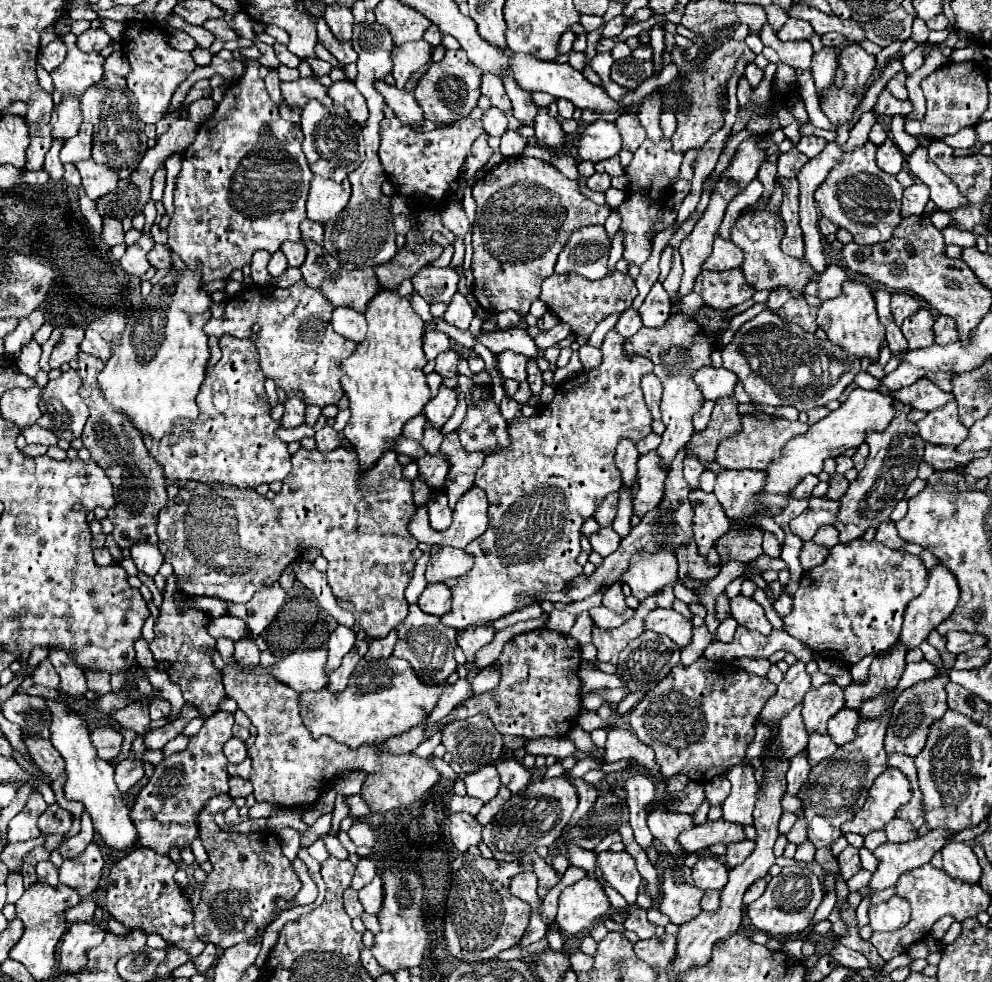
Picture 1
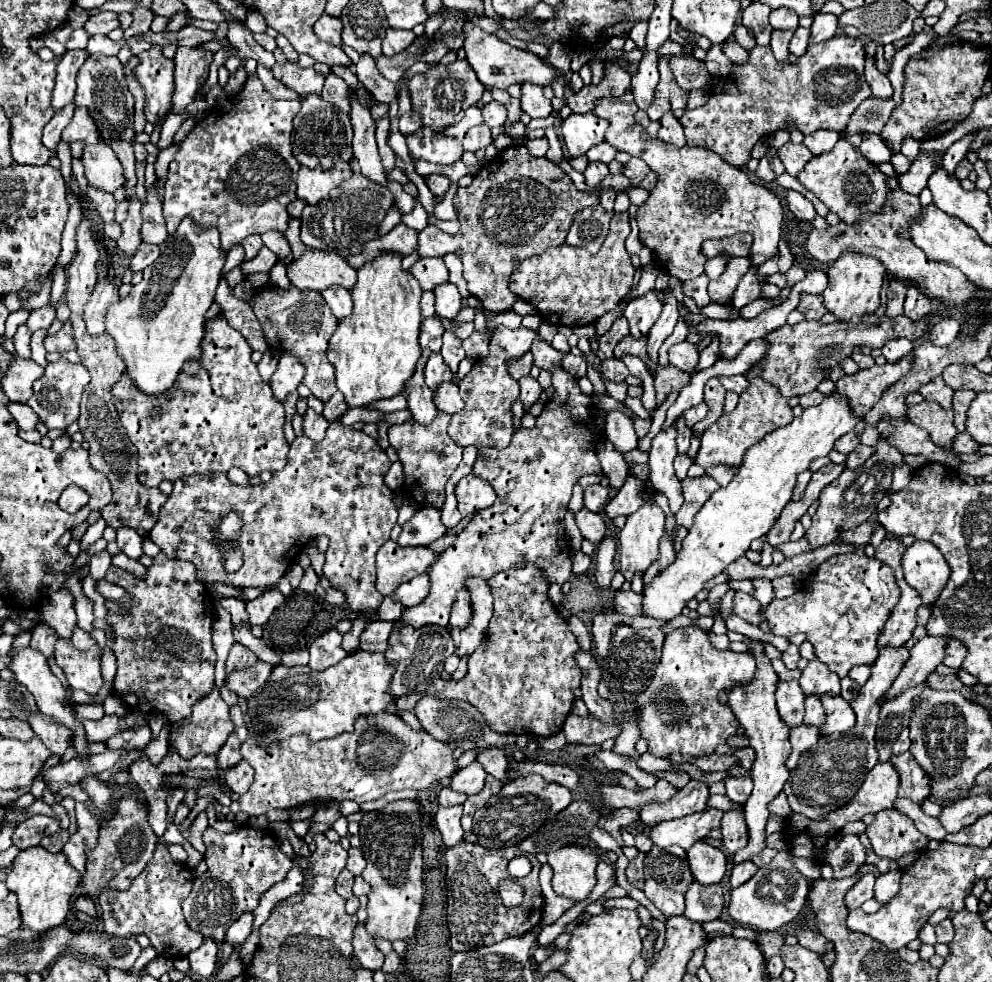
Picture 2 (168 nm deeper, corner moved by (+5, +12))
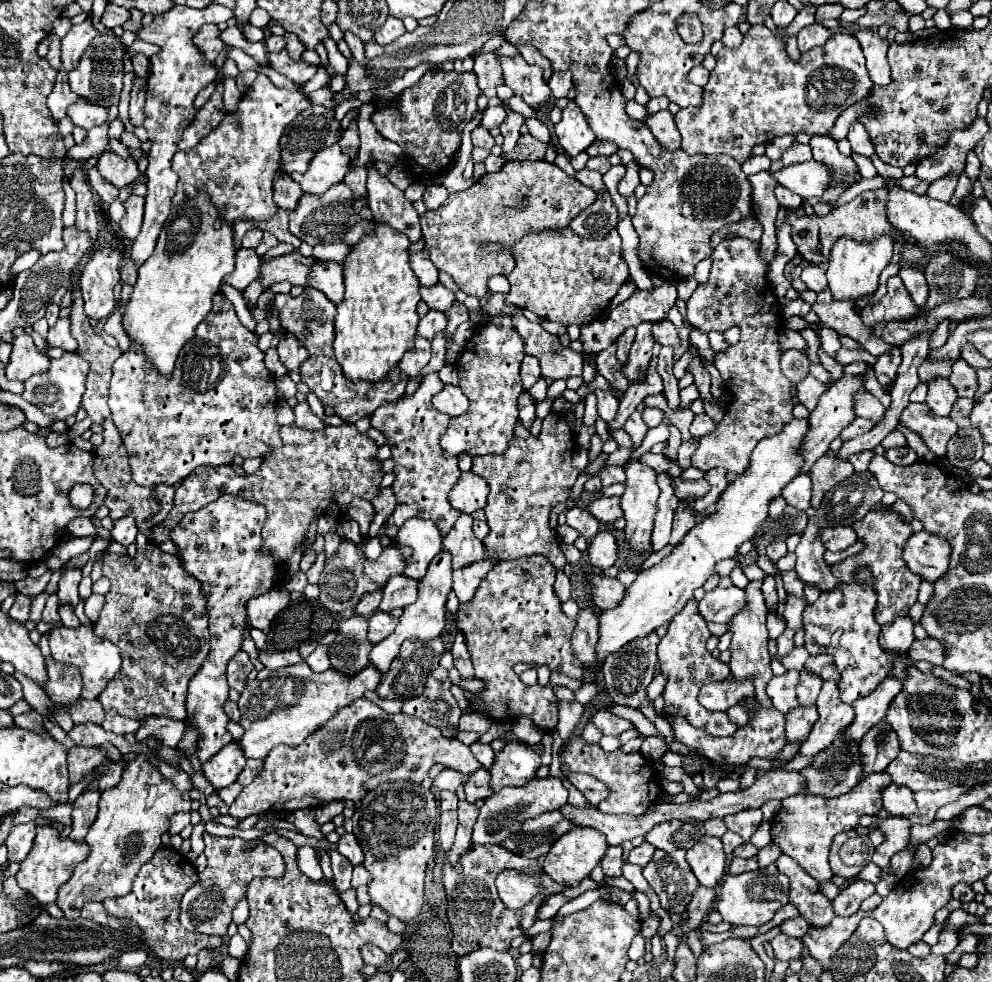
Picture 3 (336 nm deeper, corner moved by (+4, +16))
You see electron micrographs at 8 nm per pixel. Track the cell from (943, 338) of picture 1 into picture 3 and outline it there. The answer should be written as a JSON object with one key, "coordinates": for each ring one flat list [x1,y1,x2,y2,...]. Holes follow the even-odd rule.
{"coordinates":[[943,320,943,322,935,328,935,332,931,334,929,346,931,346,931,348,939,348,941,344,945,344,947,336,949,336,949,320]]}

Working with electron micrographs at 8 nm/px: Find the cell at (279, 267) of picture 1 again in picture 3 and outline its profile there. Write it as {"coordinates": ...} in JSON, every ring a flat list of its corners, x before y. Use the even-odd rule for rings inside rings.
{"coordinates":[[241,248,235,256,235,270,225,276,223,280,227,284,231,284,233,288,237,288,239,292,243,292,257,276,259,276,259,268,261,268,261,258,257,256,255,250,245,250]]}

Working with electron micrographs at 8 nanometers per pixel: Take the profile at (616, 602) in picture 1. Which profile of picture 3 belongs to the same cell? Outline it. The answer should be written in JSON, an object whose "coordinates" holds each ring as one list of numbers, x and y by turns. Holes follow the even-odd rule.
{"coordinates":[[601,530,589,544,587,548,587,554,589,554,589,560,593,566,605,570,605,568,611,568,617,560,617,544,615,544,615,538,609,530]]}

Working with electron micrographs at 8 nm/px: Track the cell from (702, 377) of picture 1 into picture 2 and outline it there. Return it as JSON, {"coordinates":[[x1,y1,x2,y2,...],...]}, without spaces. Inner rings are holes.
{"coordinates":[[680,342,680,344,674,344,670,348,670,364,692,374,692,370,696,368,698,364,698,350,696,350,696,344,690,344,690,342]]}

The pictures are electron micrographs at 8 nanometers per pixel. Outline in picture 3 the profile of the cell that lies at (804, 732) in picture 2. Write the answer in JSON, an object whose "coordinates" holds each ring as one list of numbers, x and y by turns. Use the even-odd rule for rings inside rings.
{"coordinates":[[795,708,785,716,787,720,787,742,803,744,809,738,813,724,817,722,817,708]]}

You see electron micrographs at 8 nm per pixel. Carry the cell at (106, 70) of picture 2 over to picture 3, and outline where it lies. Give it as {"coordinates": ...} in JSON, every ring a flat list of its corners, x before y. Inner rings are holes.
{"coordinates":[[97,36,91,46,85,50,85,54,81,56,79,66,69,74,69,84,71,90,81,96,87,98,93,104,99,106,115,106,119,102,121,90,123,90,123,48,121,44,115,40,115,36]]}

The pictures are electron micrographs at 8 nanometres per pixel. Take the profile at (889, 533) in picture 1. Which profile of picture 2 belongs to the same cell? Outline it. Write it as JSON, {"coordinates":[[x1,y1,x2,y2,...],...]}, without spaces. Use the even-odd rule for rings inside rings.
{"coordinates":[[874,514,874,520,868,520,864,524,860,524,858,528,854,530,846,530,846,532,840,532,840,540,844,540,846,544,854,544,854,546,866,546,870,536,872,536,872,530,878,526,878,520,876,520,876,514]]}

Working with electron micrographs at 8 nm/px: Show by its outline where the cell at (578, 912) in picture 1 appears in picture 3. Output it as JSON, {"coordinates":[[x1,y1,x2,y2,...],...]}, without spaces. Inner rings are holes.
{"coordinates":[[573,828,547,852,543,870,559,884,577,888,605,856,609,844,593,828]]}

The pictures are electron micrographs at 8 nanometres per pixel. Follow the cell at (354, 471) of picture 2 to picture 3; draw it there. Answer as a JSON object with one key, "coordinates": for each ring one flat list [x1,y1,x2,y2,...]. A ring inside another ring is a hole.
{"coordinates":[[349,422,341,426,325,426,319,432,301,430,297,426,281,426,281,442,283,446,273,450,263,460,263,474,237,474,231,464,227,466,199,466,195,468,177,488,175,506,169,516,157,524,153,532,153,544,171,538,173,526,187,512,197,512,205,504,217,500,223,494,241,496,245,500,253,500,267,508,267,520,263,526,263,548,261,556,271,556,273,562,287,562,295,548,307,538,311,522,319,516,329,514,339,520,347,516,349,504,353,498,373,500,381,494,381,462,375,460,379,446,367,434,357,432,357,428]]}

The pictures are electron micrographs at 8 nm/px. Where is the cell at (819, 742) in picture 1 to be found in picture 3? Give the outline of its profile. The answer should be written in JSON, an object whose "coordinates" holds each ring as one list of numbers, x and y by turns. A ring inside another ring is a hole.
{"coordinates":[[801,672,801,682,797,686,797,698,801,702,803,708,809,708,809,706,815,706,817,704,817,698,819,698,819,692,821,692,821,684,823,680,809,674,809,672]]}

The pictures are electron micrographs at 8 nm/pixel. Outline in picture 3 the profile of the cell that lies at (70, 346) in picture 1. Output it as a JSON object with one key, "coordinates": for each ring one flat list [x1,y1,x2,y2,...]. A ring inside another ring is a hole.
{"coordinates":[[59,318,57,324,53,328,49,328,49,334,47,334,47,344,49,346,59,346,67,352,75,352,77,350,77,340,71,336,69,332,69,318]]}

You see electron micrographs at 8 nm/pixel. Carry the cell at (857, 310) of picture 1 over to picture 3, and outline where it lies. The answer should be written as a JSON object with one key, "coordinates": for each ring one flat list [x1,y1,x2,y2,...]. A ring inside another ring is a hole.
{"coordinates":[[879,236,873,244,857,244,855,240,841,238,833,246,827,266,827,282,835,300,857,300,863,296,871,296,879,286,881,270,891,262,893,256,893,240,889,236]]}

